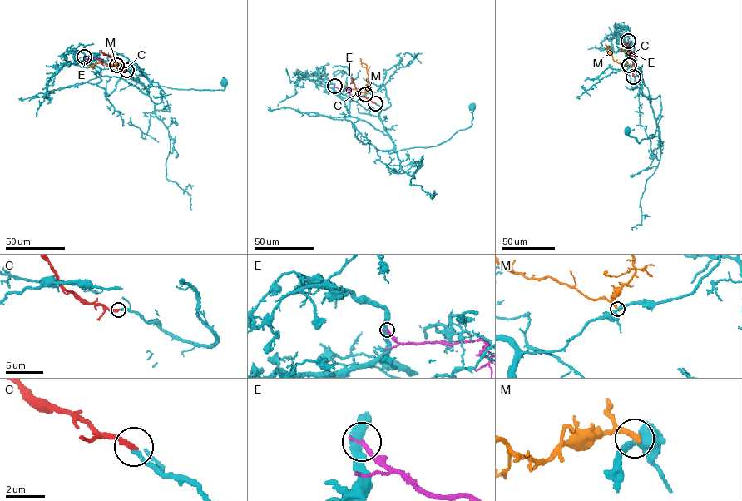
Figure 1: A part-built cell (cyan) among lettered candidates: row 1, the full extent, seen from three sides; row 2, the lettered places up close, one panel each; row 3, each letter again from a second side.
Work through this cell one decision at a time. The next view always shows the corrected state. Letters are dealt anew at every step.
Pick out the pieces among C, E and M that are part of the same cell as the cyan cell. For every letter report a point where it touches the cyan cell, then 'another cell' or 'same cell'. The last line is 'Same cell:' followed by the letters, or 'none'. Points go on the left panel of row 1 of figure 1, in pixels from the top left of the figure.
C: (126, 70) | same cell
E: (84, 57) | another cell
M: (116, 65) | another cell
Same cell: C

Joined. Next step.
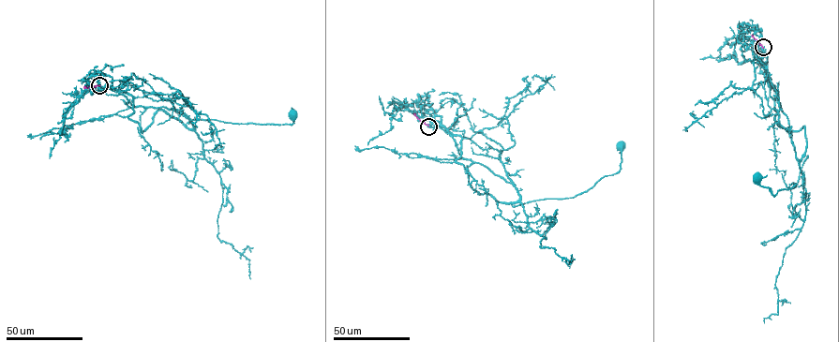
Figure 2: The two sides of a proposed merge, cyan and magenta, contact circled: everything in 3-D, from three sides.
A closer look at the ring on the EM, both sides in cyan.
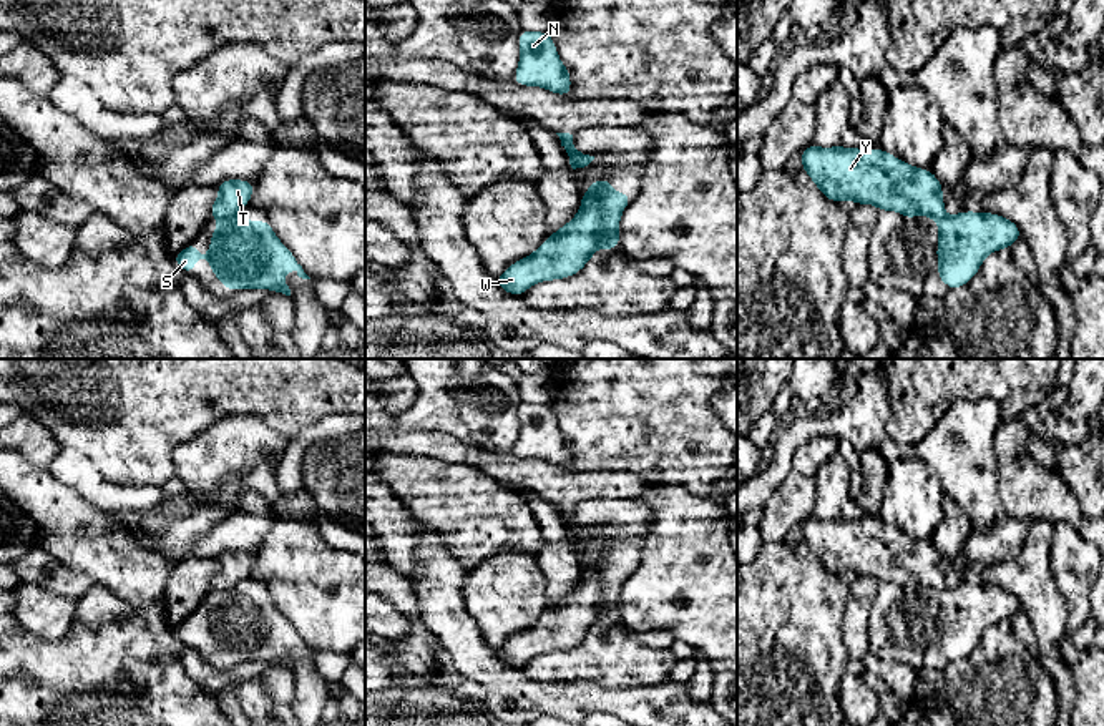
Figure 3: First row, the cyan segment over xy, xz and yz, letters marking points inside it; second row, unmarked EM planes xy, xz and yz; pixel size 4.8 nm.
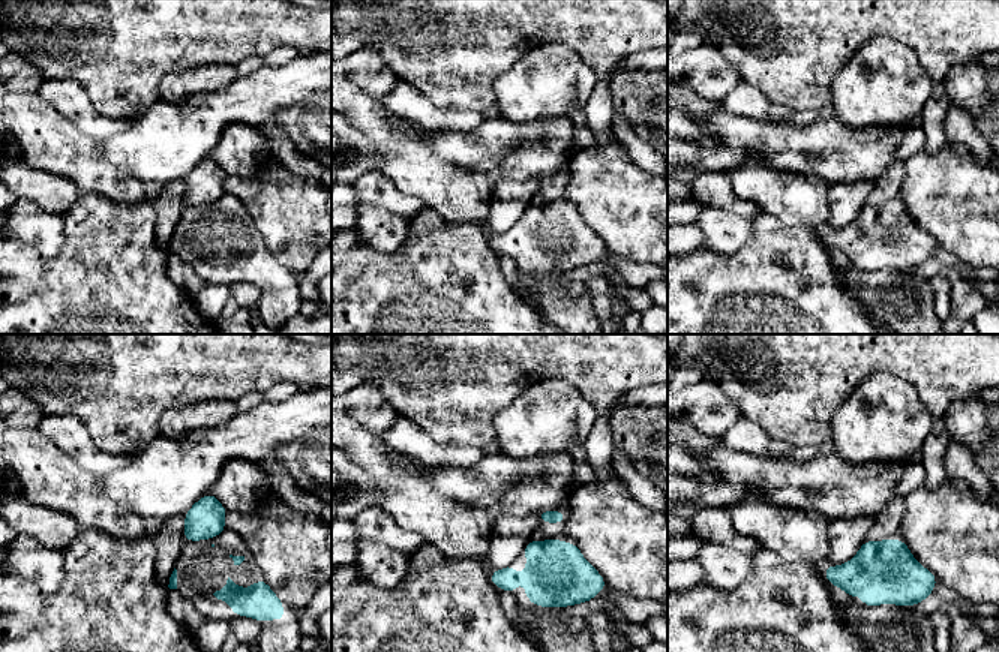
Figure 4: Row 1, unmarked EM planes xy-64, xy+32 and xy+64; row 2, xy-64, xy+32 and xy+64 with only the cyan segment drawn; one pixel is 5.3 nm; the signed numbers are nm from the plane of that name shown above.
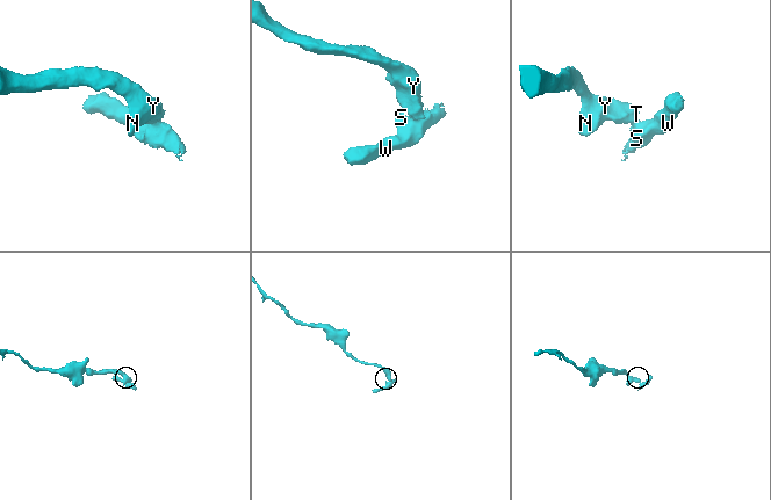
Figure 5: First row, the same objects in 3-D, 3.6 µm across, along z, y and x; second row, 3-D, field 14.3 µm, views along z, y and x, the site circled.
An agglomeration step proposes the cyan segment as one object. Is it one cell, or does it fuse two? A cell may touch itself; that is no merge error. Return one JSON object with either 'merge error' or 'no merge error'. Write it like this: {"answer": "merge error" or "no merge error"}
{"answer": "merge error"}

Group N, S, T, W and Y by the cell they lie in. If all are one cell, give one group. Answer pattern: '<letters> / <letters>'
N T Y / S W

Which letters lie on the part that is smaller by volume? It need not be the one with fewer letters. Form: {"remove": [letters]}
{"remove": ["S", "W"]}

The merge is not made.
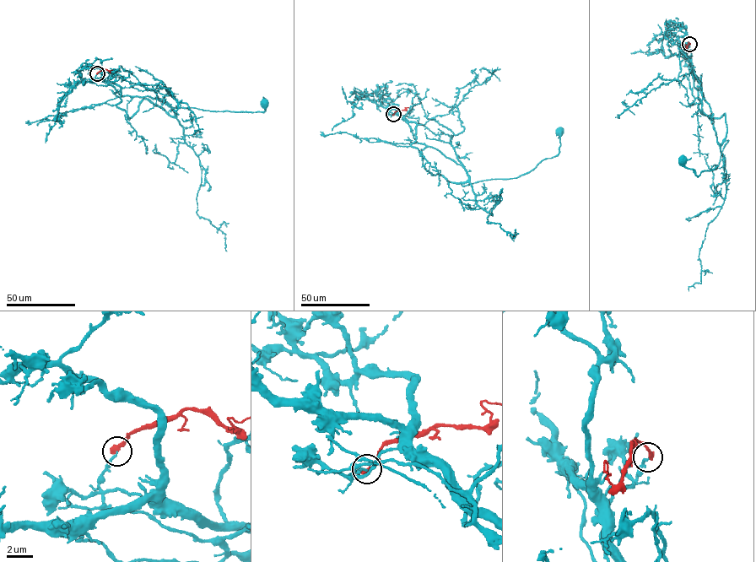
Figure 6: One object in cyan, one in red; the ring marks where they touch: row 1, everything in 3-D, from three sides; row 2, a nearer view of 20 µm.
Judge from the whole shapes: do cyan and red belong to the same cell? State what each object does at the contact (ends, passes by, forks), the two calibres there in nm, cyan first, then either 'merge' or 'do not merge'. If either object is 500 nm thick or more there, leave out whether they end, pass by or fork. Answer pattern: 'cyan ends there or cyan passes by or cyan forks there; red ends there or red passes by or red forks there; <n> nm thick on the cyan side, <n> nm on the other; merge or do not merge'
cyan ends there; red ends there; 150 nm thick on the cyan side, 400 nm on the other; do not merge

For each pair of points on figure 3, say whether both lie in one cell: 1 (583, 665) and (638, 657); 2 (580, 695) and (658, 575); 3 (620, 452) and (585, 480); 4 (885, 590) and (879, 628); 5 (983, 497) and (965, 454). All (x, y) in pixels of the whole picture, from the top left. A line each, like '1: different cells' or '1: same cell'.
1: same cell
2: different cells
3: different cells
4: same cell
5: same cell

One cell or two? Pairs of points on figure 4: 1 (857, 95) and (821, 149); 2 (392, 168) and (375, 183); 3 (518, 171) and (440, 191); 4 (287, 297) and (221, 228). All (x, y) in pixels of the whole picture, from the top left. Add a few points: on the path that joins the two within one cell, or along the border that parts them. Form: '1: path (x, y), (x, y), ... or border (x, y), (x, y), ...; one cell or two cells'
1: border (834, 116), (851, 126), (875, 128); two cells
2: border (380, 170), (401, 191), (413, 195); two cells
3: border (458, 165), (483, 173), (494, 183); two cells
4: path (272, 276), (257, 261), (255, 249), (242, 248); one cell

